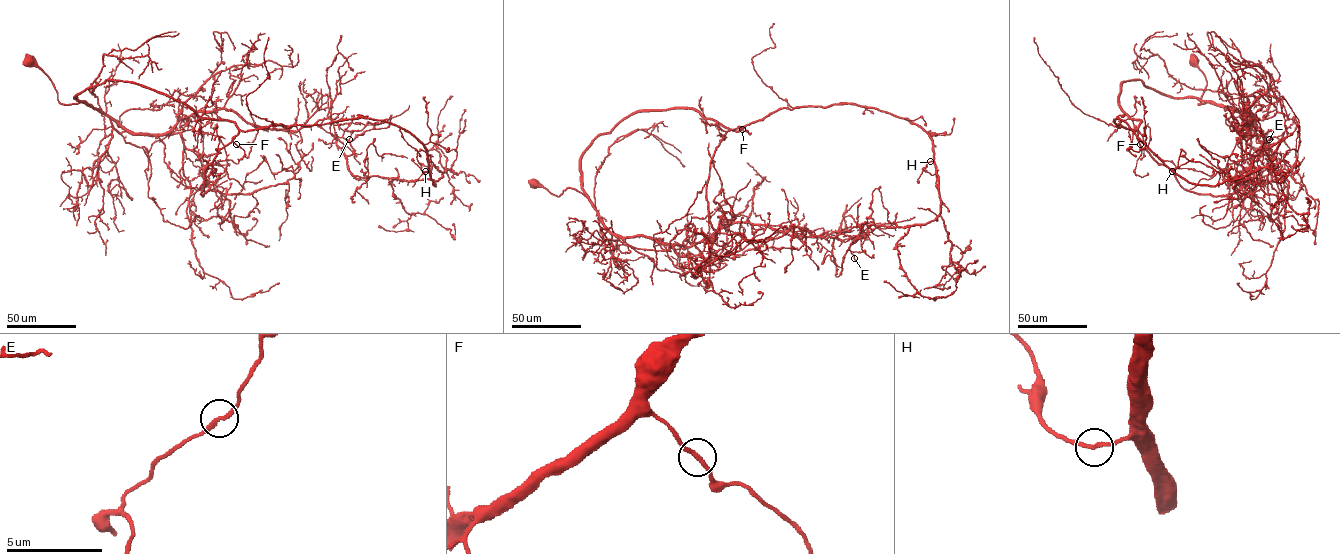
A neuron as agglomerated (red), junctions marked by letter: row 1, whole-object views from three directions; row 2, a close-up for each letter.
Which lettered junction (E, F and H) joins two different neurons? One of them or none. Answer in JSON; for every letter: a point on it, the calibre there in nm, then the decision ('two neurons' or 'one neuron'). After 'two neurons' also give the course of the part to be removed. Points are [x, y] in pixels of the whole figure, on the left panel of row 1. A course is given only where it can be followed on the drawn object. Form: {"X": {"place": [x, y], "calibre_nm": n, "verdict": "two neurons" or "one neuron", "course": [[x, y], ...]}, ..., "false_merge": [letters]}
{"E": {"place": [349, 139], "calibre_nm": 180, "verdict": "one neuron"}, "F": {"place": [236, 144], "calibre_nm": 180, "verdict": "one neuron"}, "H": {"place": [425, 171], "calibre_nm": 200, "verdict": "one neuron"}, "false_merge": []}

